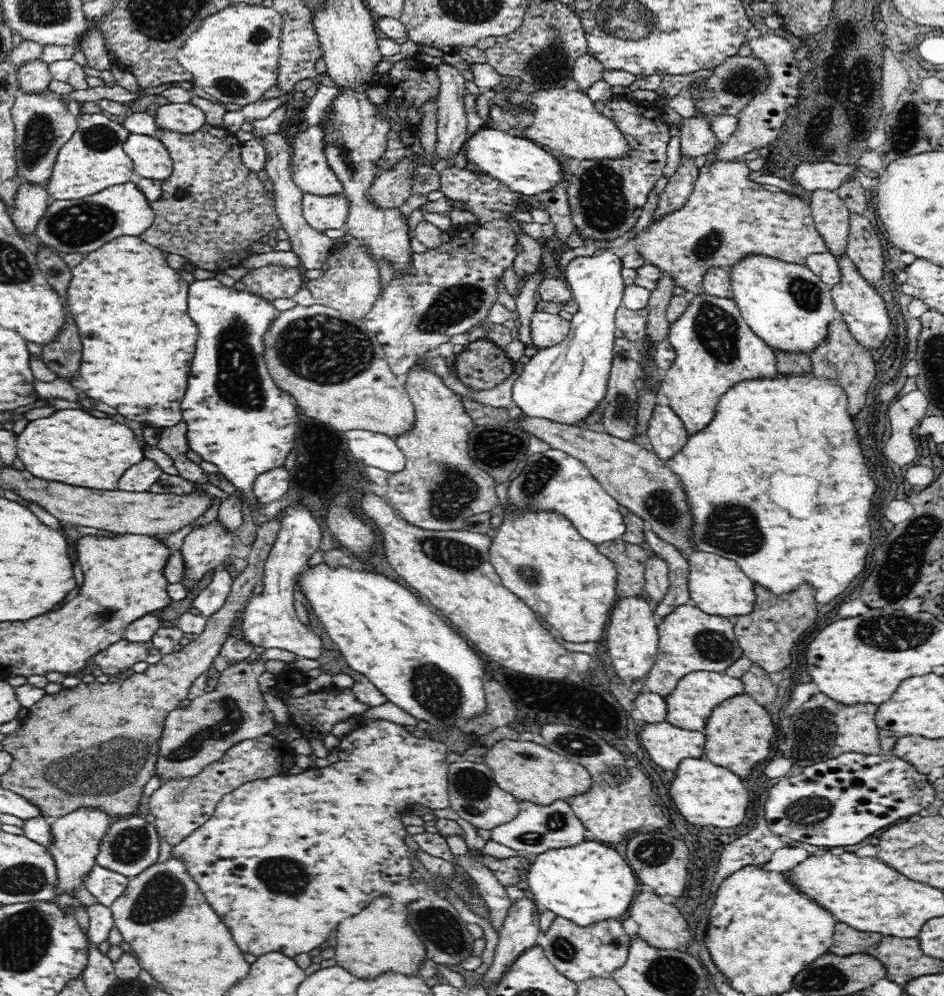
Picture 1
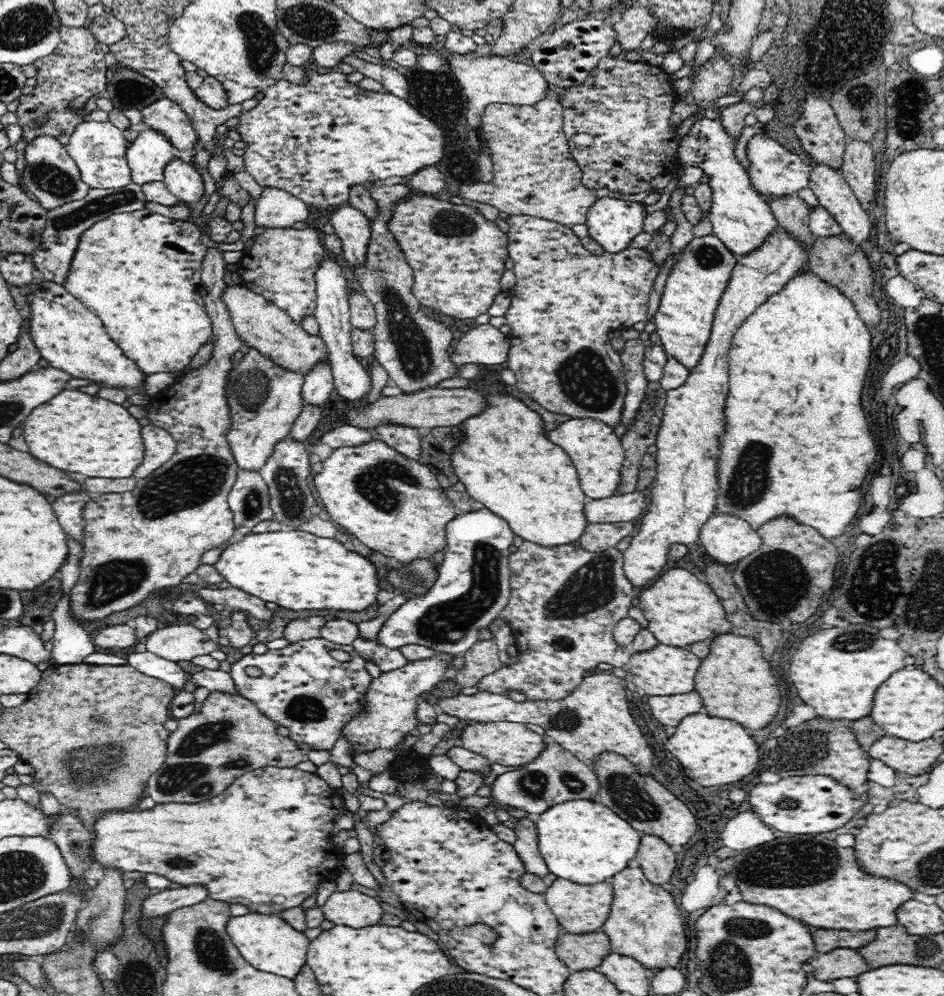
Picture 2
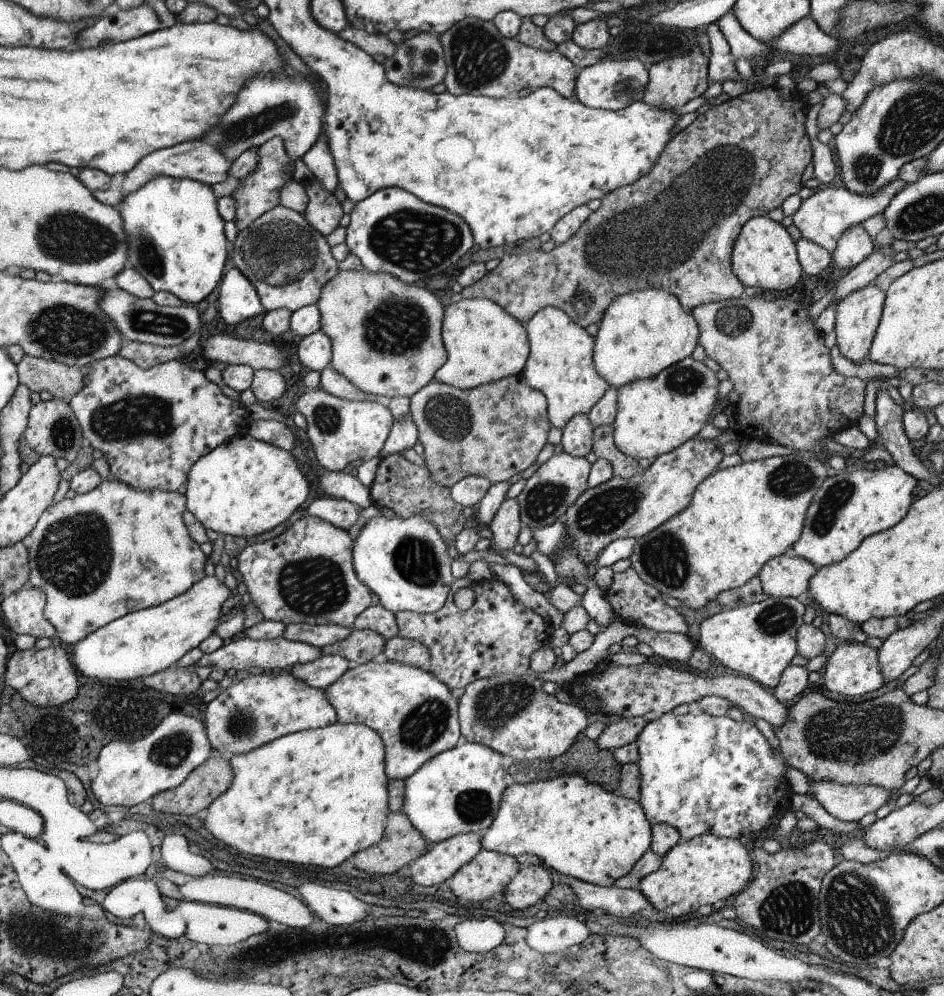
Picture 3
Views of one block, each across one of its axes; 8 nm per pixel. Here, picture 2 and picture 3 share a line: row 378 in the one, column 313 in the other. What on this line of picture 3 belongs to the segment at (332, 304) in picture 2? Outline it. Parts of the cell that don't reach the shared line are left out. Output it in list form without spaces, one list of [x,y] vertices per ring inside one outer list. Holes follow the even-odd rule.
[[[321,330],[305,336],[300,342],[297,356],[310,370],[322,372],[332,360],[331,340]]]

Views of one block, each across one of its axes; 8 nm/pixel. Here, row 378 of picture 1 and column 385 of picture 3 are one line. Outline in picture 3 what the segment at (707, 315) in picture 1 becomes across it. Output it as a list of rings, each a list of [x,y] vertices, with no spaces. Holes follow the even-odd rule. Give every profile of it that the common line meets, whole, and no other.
[[[394,661],[364,663],[352,666],[324,690],[338,713],[338,722],[362,723],[382,736],[389,779],[406,780],[427,760],[453,749],[460,740],[459,701],[427,668]]]

